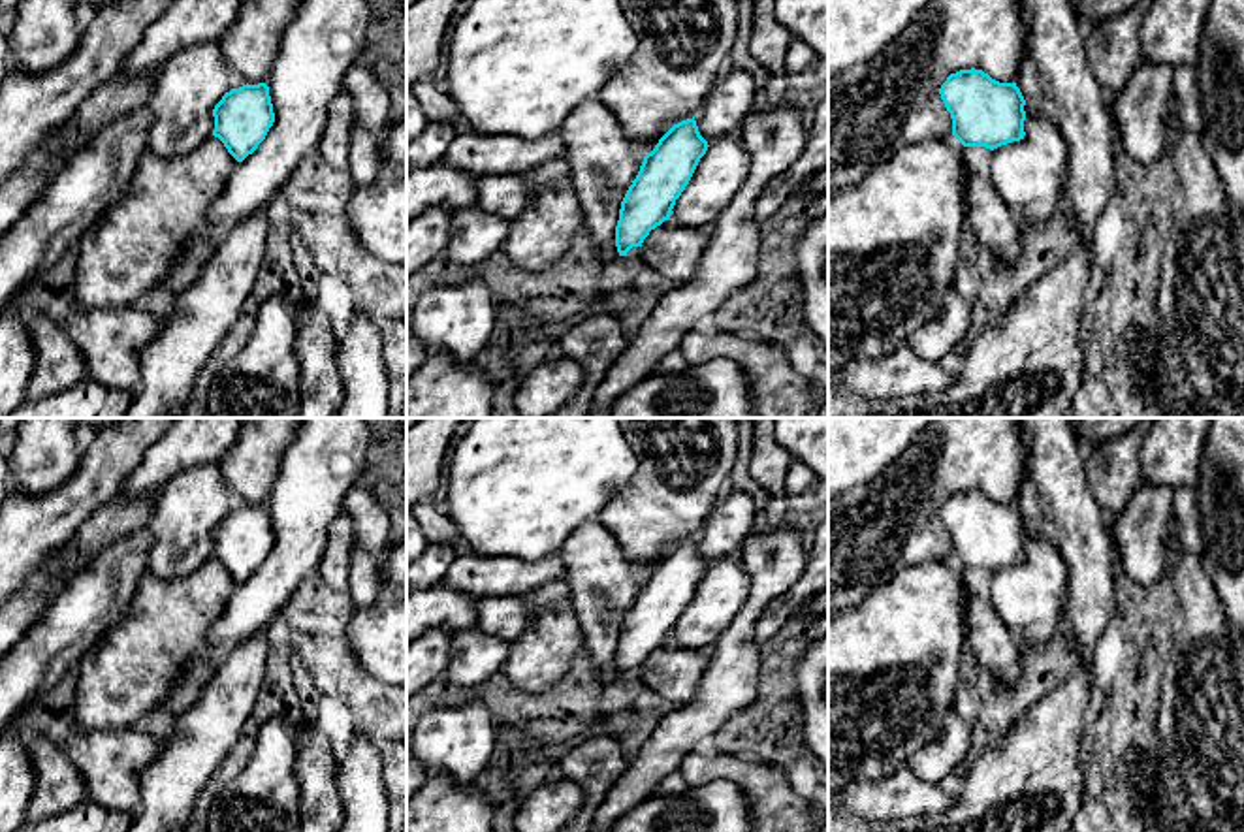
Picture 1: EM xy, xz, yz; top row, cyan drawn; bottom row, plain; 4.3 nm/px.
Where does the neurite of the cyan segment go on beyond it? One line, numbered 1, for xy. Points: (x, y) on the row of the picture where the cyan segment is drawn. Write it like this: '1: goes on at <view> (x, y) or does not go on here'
1: does not go on here

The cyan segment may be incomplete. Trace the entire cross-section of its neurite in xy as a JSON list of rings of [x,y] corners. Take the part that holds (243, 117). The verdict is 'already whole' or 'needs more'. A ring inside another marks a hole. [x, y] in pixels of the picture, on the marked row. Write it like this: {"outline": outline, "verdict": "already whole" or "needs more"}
{"outline": [[[265,83],[231,88],[213,109],[215,130],[228,152],[243,162],[265,139],[275,122],[269,87]]], "verdict": "already whole"}

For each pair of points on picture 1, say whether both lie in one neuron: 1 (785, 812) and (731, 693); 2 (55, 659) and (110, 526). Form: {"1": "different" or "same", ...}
{"1": "different", "2": "same"}

